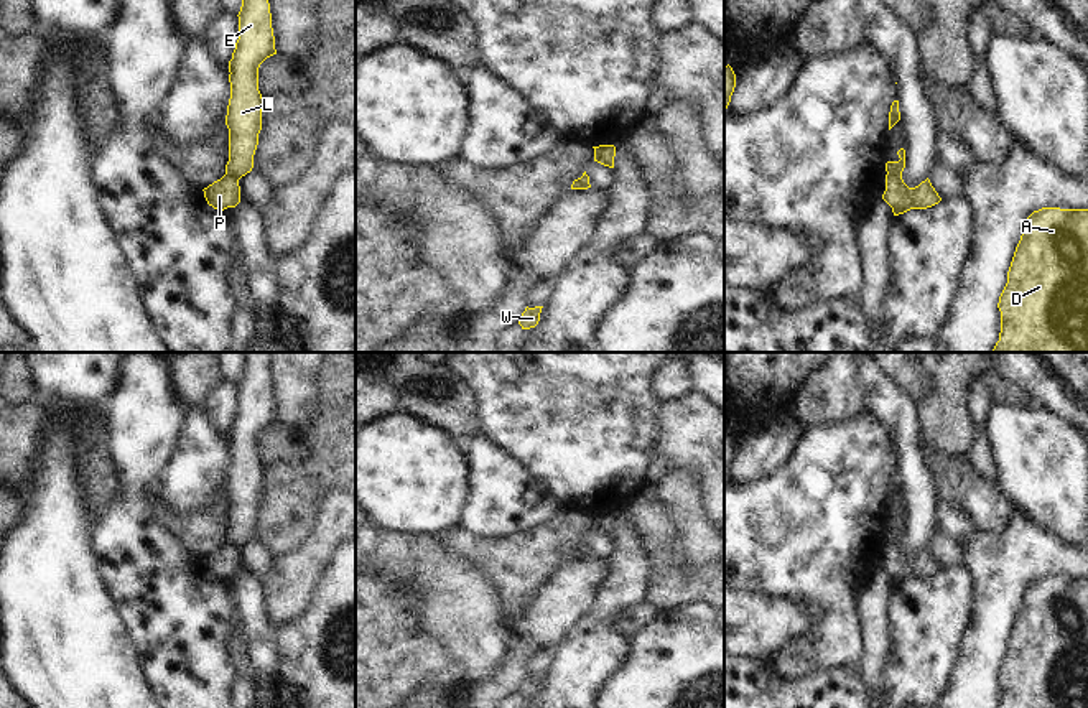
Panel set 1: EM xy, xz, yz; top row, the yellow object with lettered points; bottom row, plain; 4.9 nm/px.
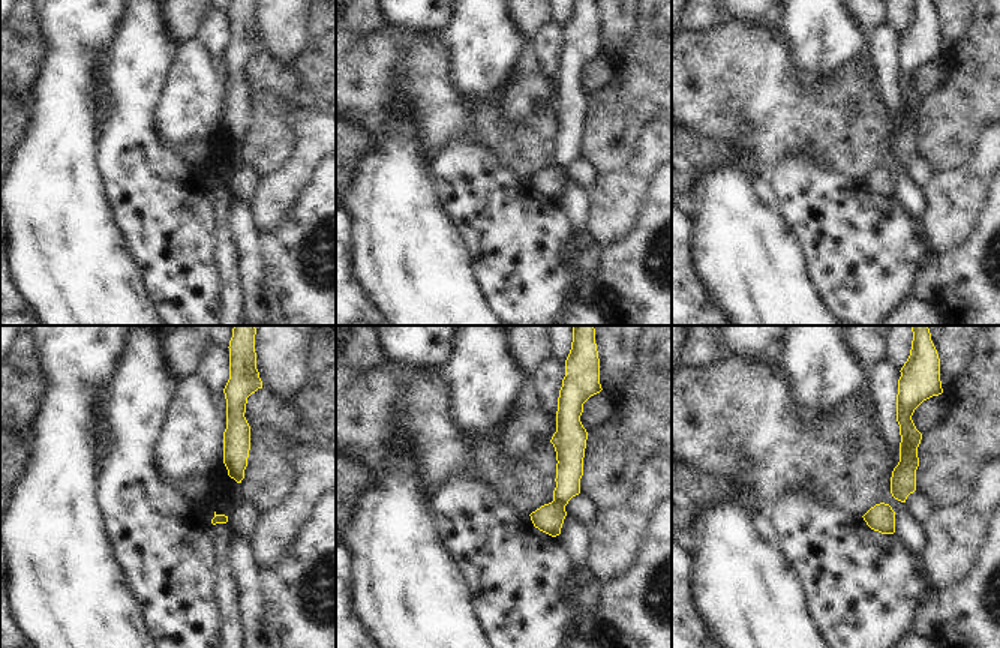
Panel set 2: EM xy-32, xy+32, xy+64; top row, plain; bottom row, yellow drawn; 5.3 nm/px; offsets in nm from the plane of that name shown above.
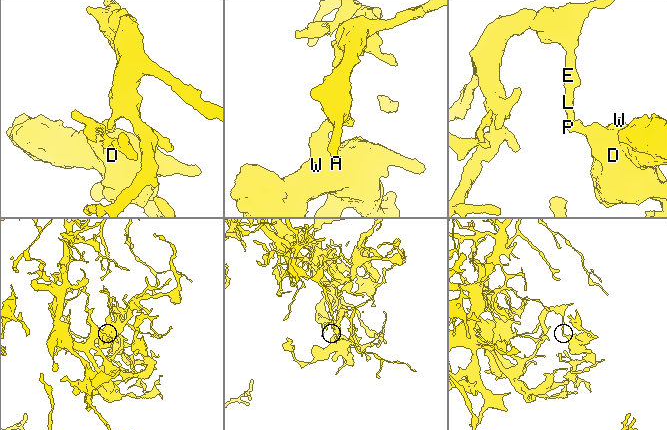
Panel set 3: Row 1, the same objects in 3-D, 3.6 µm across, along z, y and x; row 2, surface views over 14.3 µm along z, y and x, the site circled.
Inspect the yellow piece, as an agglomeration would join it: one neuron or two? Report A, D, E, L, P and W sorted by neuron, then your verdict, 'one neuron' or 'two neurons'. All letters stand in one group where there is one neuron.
A D P W / E L; two neurons

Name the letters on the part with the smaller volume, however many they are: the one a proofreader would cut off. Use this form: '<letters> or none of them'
A, D, P, W

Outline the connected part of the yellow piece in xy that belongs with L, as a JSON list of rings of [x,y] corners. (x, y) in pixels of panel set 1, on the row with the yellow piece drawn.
[[[242,0],[239,40],[229,61],[230,99],[226,125],[229,128],[229,161],[226,175],[237,181],[252,171],[262,130],[263,99],[258,91],[260,64],[277,54],[268,0]]]

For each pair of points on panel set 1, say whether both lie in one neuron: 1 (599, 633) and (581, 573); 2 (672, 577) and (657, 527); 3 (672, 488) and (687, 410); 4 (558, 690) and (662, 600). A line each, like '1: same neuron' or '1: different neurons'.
1: different neurons
2: same neuron
3: different neurons
4: different neurons

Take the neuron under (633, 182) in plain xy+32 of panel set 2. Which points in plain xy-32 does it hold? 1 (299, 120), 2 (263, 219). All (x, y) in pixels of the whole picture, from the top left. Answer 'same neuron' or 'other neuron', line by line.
1: same neuron
2: same neuron

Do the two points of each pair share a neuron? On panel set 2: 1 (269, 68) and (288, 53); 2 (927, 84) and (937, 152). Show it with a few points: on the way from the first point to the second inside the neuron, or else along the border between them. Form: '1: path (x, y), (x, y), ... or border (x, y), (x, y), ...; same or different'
1: border (263, 51), (290, 66); different
2: border (945, 62), (946, 77), (922, 99); different

